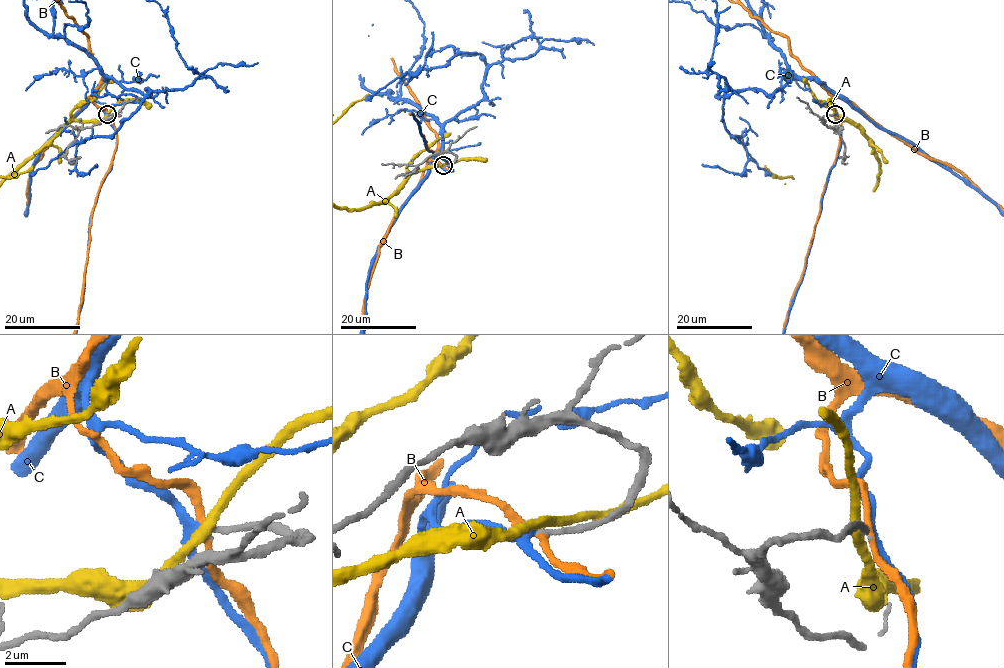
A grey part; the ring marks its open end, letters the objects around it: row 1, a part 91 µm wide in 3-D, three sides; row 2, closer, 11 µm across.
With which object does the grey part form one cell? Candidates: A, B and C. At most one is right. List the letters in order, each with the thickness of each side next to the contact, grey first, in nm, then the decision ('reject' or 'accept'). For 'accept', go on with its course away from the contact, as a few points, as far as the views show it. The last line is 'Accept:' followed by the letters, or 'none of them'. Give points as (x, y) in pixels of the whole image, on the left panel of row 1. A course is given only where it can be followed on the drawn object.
A: 170/320 nm | reject
B: 190/200 nm | reject
C: 170/240 nm | accept
Accept: C

